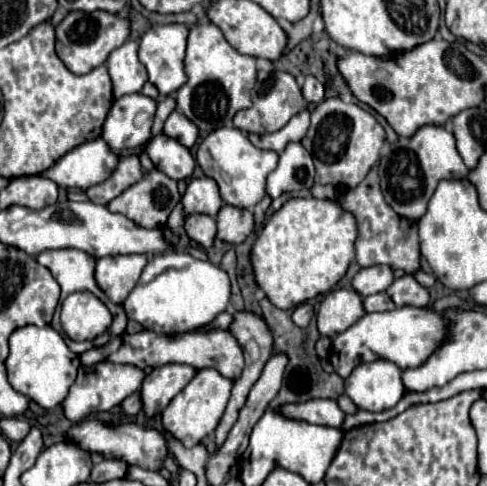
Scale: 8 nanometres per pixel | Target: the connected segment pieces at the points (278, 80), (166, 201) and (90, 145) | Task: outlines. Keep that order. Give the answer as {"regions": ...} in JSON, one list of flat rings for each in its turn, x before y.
{"regions":[[[281,70,259,72,257,84,251,92,251,100,253,100,251,108,237,112,237,116,233,118,233,124,235,124,235,128,239,128,243,132,255,132,255,134,277,132,291,120,293,114,307,108,307,102,301,96,301,88,297,86,297,80,289,72,281,72]],[[153,168,145,172,139,182,131,184,117,198,113,198,107,208,111,212,121,212,129,216,133,222,145,228,155,228,165,226,177,202,177,182]],[[97,138,67,152,49,170,45,170,43,176,53,180,57,186,85,190,89,184,105,180,105,176,109,176,109,168,113,168,117,160,119,158,111,154,111,148,105,144,105,140]]]}

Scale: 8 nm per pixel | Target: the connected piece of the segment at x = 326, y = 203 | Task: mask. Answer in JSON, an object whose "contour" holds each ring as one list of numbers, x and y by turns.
{"contour":[[291,198,267,220,253,244,251,264,255,280,273,306,291,310,329,292,345,276,355,258,355,240,357,220,335,200]]}

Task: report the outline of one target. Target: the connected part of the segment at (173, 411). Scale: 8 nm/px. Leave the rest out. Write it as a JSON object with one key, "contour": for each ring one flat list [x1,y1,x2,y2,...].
{"contour":[[203,368,197,372,197,376,169,402,169,406,163,410,163,428,173,432,177,440,185,448,193,448,195,444,201,444,203,438,207,438,219,424,219,418,225,412,225,404,229,400,233,388,233,380,221,376,215,368]]}

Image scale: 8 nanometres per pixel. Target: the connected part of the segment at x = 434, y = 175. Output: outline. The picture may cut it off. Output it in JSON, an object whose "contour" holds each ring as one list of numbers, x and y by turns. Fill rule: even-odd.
{"contour":[[421,126,415,136,399,138,379,160,383,196,397,214,409,220,419,220,425,214,427,202,441,180,463,180,467,174,469,170,455,148,455,138,445,126],[393,176,399,178,399,184,389,184]]}

